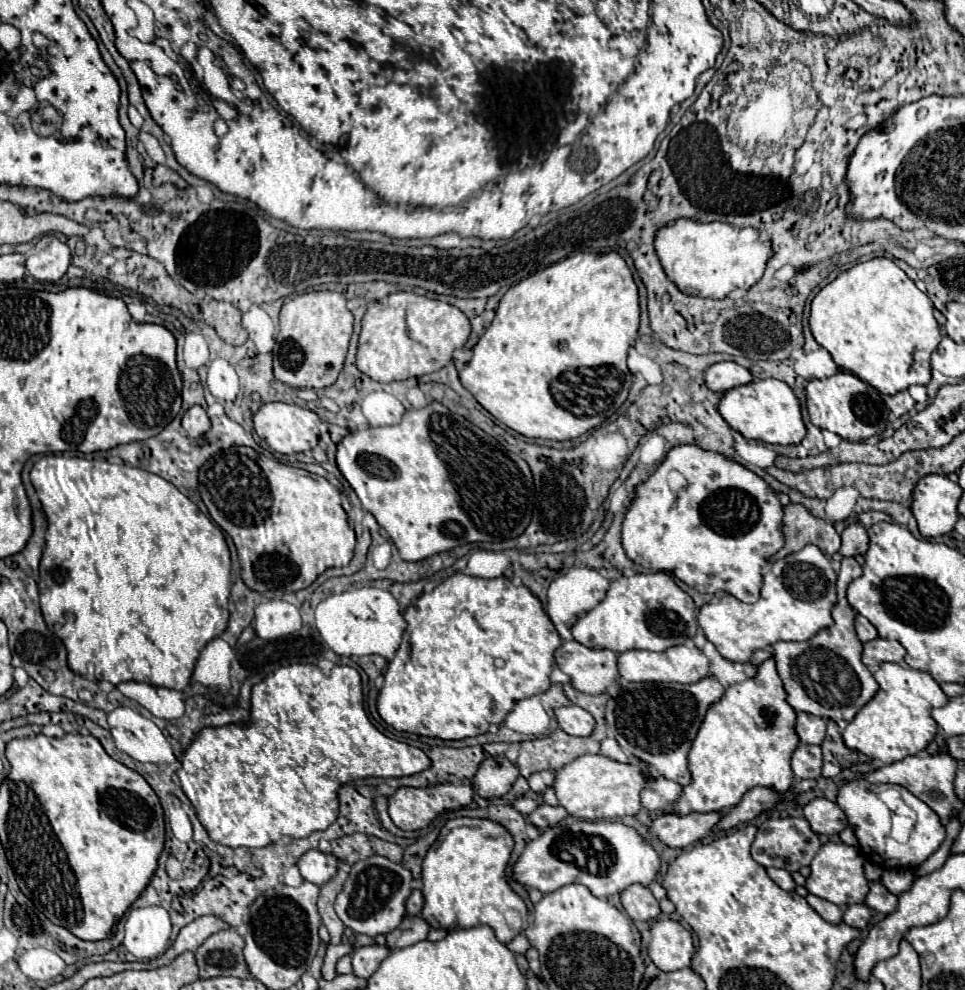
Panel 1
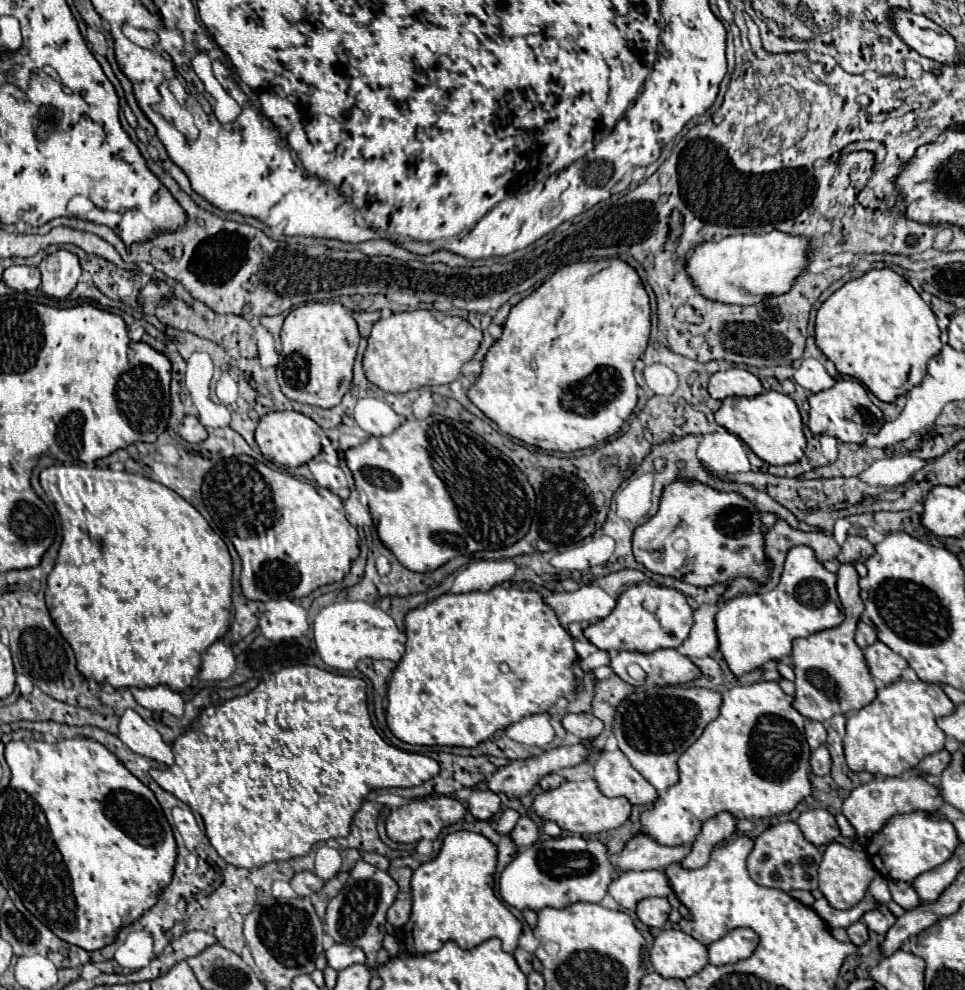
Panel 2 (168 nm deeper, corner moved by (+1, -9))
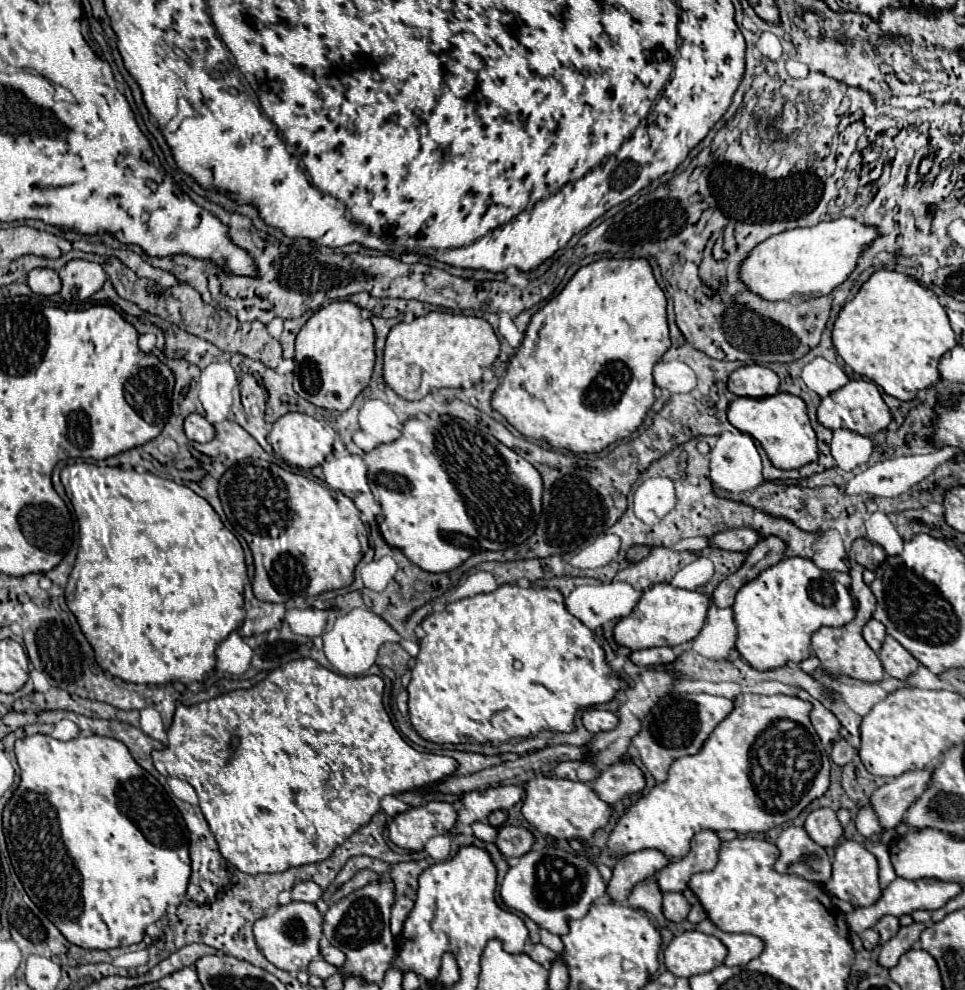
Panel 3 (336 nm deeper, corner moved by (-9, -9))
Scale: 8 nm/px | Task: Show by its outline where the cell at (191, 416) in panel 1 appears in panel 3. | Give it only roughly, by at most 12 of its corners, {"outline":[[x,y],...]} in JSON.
{"outline":[[200,414],[186,418],[184,432],[192,442],[210,442],[214,426]]}

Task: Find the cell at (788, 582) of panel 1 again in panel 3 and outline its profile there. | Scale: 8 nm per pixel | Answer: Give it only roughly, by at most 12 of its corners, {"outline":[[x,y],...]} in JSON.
{"outline":[[792,556],[742,586],[736,648],[756,670],[810,656],[854,618],[850,576]]}

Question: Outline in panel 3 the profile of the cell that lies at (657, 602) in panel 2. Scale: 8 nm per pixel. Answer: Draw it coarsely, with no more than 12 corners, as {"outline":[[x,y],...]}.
{"outline":[[656,584],[614,638],[630,650],[686,644],[706,594]]}

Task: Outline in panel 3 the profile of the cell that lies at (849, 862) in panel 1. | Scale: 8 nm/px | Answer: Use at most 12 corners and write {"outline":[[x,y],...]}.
{"outline":[[838,844],[826,886],[834,898],[872,906],[882,894],[876,856]]}

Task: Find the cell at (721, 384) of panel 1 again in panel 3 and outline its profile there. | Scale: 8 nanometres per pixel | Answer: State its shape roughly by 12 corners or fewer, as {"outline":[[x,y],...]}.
{"outline":[[758,364],[742,366],[728,378],[736,396],[772,396],[778,374]]}

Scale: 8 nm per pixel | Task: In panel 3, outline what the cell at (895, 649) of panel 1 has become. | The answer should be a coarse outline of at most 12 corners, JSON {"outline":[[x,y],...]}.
{"outline":[[886,636],[878,652],[884,670],[898,680],[918,668],[900,642]]}

